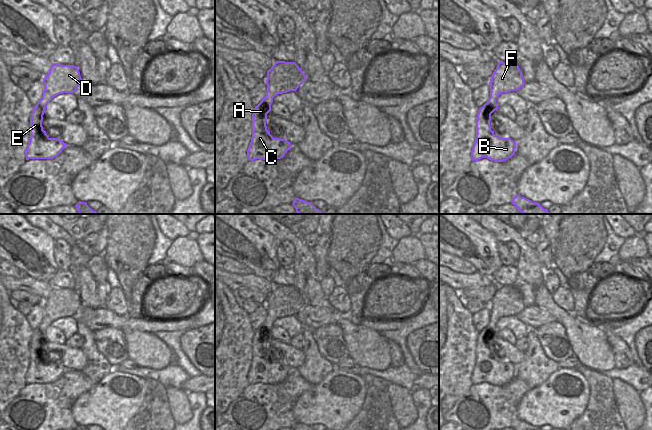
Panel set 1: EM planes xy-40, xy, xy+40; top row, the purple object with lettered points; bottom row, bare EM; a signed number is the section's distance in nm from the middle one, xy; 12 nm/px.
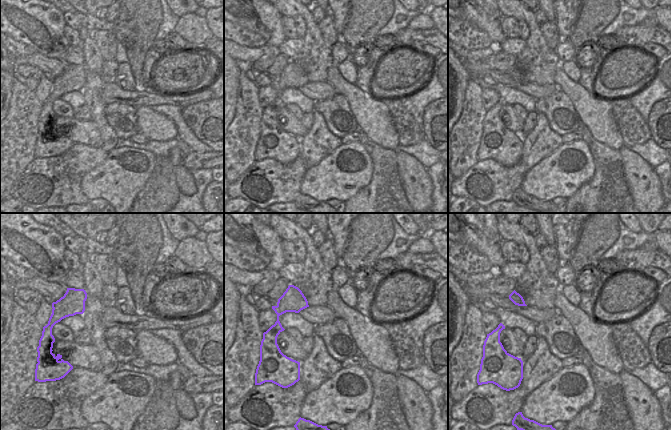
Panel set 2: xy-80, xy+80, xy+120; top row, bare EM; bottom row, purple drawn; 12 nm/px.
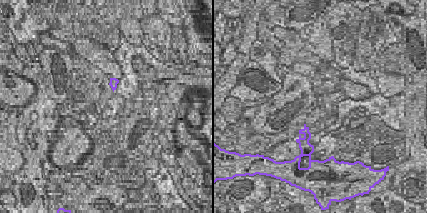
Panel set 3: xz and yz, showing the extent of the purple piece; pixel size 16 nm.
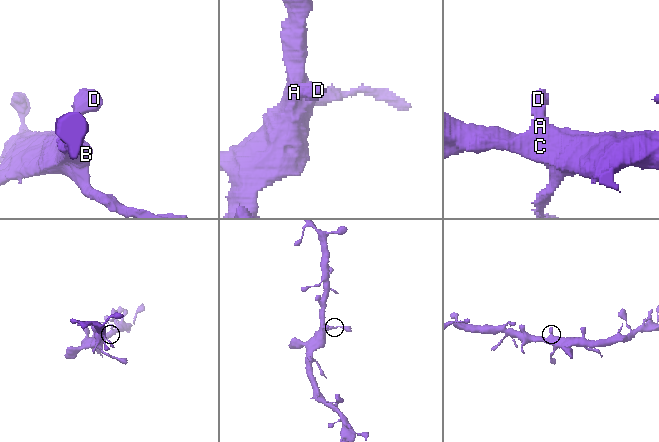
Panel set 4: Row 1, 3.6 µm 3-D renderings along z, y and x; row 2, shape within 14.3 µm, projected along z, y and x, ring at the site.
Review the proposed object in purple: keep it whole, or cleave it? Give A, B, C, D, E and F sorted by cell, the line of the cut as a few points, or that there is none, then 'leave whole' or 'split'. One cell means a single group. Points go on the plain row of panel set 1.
A B C D E F | no cut | leave whole

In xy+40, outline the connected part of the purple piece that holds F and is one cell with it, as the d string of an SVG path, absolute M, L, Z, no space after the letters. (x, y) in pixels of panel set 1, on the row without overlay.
M498 286L490 303L490 321L476 340L476 361L471 374L472 385L487 382L503 386L515 378L516 366L501 362L491 354L491 338L498 333L496 323L502 317L517 315L524 310L522 295L515 286Z

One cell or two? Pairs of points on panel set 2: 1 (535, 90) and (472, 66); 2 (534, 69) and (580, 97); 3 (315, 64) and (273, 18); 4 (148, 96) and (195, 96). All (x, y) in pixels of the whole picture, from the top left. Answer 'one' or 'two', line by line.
1: one
2: two
3: two
4: one

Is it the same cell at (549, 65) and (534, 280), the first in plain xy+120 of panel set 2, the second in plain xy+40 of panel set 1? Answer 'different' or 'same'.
same

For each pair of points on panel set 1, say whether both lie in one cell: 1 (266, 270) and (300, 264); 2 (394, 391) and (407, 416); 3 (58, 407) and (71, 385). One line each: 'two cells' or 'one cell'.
1: two cells
2: one cell
3: one cell

